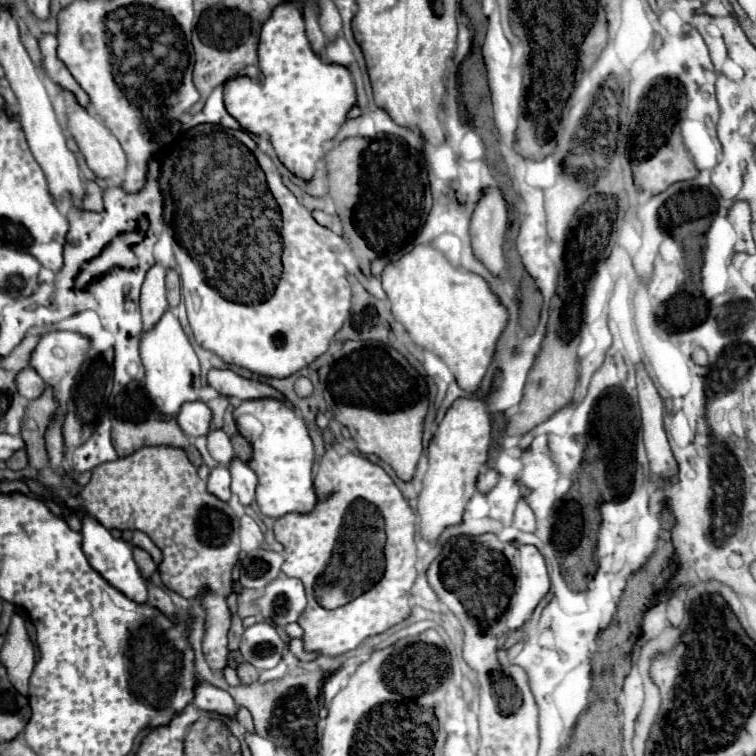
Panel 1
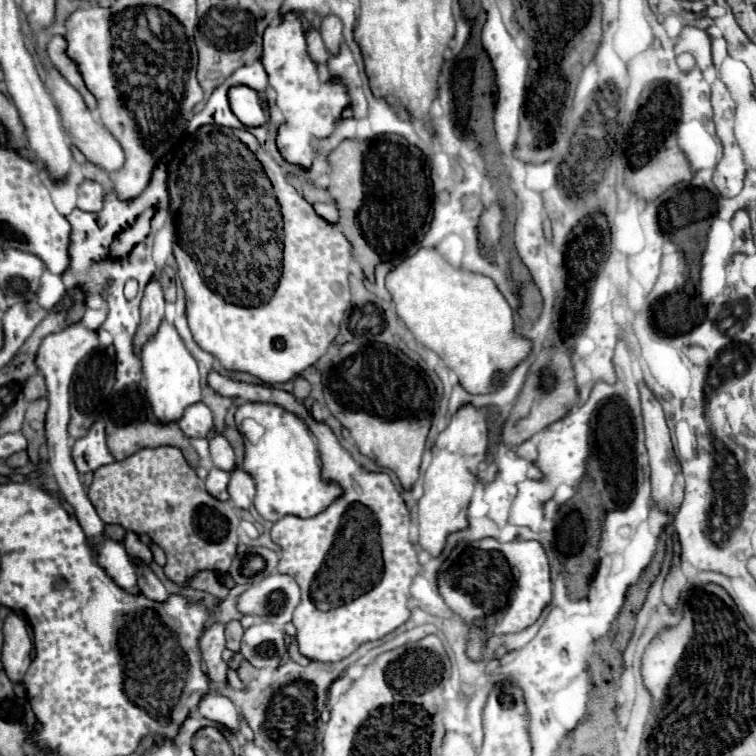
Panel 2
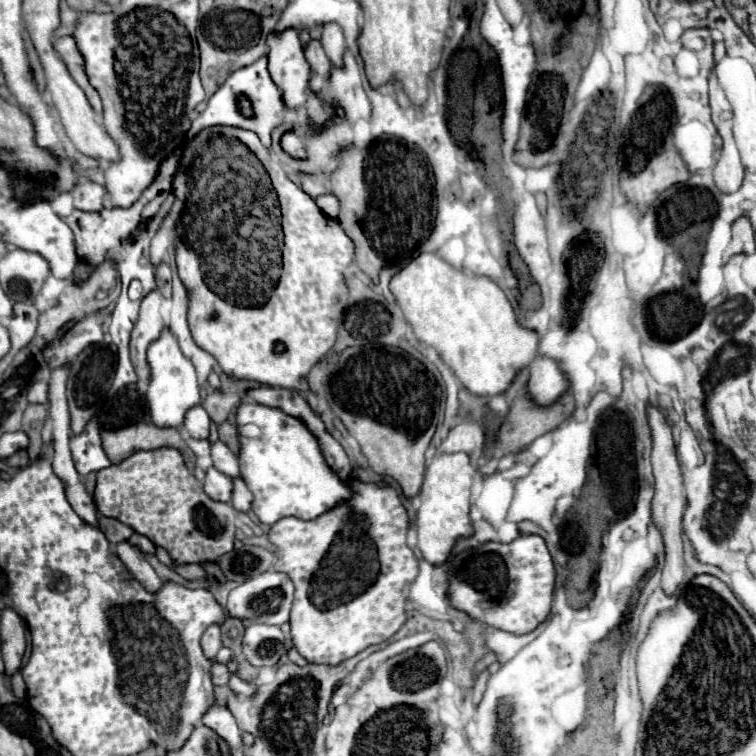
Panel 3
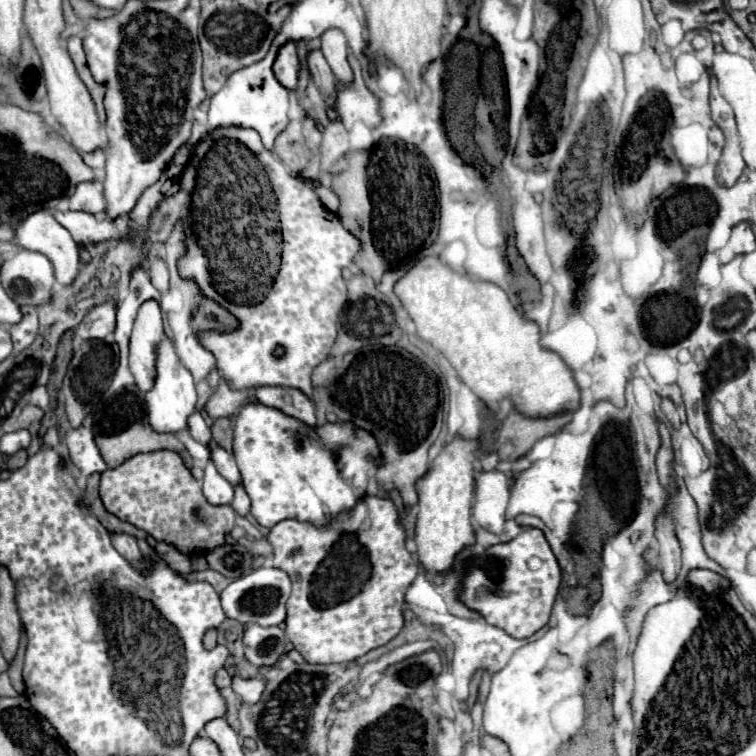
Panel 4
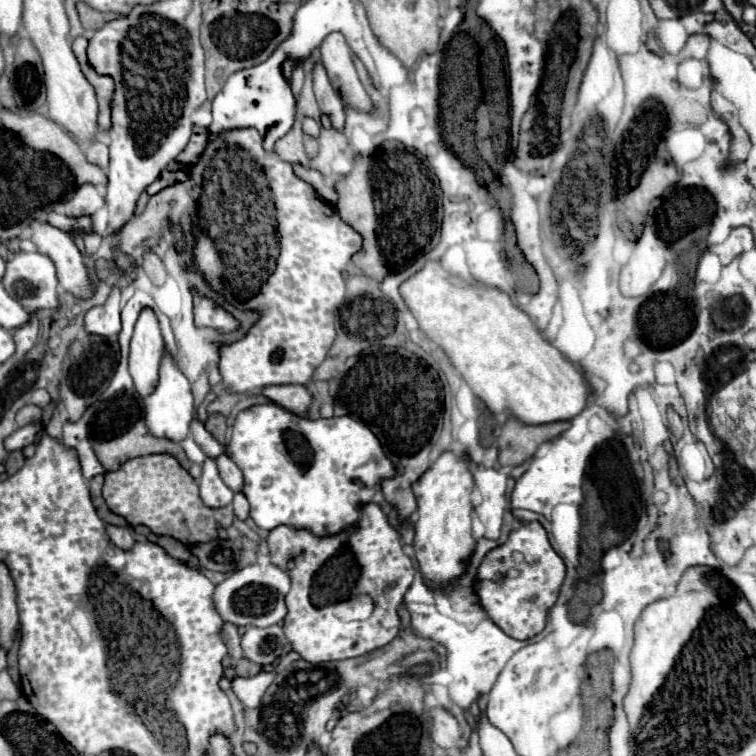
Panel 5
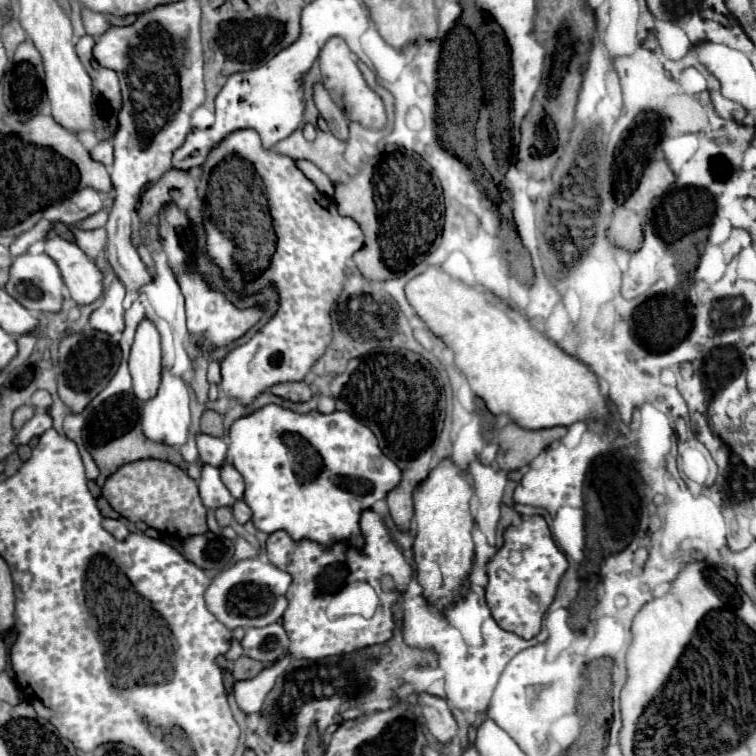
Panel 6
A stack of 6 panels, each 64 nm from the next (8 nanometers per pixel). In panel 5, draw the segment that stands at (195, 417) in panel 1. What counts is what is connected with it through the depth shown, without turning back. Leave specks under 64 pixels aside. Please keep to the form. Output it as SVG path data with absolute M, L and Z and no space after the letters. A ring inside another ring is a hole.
M194 420L192 426L190 426L190 430L192 430L192 436L194 436L196 444L202 448L202 452L204 452L208 458L216 460L220 454L226 452L224 444L220 444L220 442L202 426L200 420Z

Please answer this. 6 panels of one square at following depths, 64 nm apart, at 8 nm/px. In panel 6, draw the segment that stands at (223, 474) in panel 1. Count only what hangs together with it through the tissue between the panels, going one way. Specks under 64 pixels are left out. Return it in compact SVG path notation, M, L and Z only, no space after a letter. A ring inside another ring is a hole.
M206 464L202 468L202 478L198 480L198 488L200 488L200 498L202 498L204 506L210 508L210 510L234 504L228 488L220 480L218 468L212 468L212 466Z

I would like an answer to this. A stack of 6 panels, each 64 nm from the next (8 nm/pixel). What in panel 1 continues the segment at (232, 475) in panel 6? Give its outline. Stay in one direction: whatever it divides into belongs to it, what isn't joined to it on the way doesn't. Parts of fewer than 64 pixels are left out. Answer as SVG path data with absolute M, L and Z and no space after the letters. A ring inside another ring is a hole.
M214 430L208 434L208 450L210 450L212 458L222 466L228 466L234 458L234 448L232 448L230 436L224 430Z

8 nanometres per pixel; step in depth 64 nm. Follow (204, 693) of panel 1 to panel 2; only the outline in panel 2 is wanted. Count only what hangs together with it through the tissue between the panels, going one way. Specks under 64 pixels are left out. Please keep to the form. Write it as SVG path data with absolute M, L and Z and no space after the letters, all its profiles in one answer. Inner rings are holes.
M210 692L208 696L204 696L204 700L200 702L200 708L198 708L198 714L202 718L222 726L224 730L228 730L232 734L236 734L240 728L240 716L238 716L234 704L220 694Z

